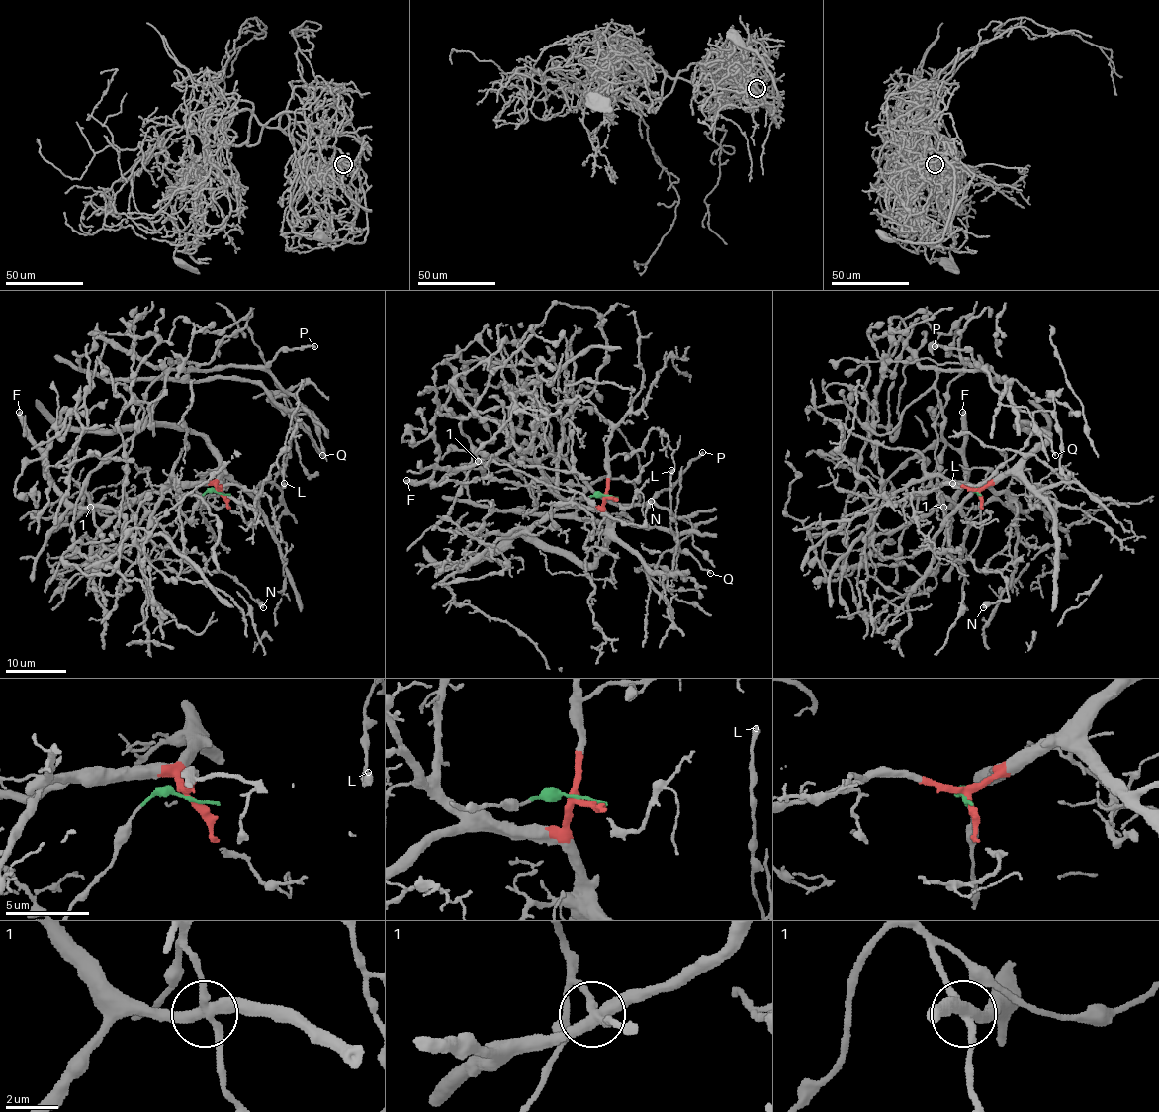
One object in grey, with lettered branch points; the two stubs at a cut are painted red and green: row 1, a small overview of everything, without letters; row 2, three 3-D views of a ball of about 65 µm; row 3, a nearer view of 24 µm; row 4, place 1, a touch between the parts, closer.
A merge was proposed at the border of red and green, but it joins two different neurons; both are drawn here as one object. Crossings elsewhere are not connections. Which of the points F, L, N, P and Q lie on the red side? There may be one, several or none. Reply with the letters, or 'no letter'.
F, L, Q

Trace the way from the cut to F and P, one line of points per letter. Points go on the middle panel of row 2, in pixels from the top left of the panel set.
F: (608, 496), (600, 507), (560, 497), (535, 457), (543, 439), (521, 391), (504, 448), (439, 483), (406, 480)
P: (608, 496), (564, 499), (473, 451), (506, 462), (557, 454), (617, 503), (648, 503), (702, 451)

